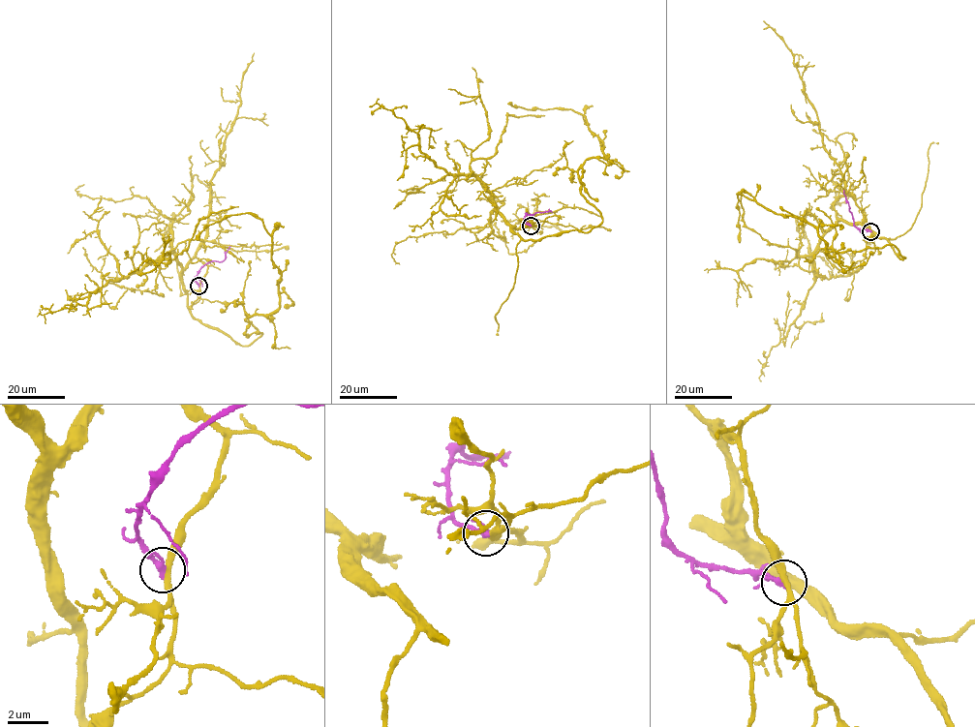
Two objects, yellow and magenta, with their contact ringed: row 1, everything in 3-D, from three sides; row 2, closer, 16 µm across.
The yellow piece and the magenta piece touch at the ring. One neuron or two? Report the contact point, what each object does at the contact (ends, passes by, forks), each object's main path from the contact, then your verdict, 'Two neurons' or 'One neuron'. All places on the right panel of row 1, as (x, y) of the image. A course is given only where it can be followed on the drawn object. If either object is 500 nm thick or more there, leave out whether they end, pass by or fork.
Place: (870, 231). At the ring yellow passes by. At the ring magenta ends. Course of yellow: (870, 230), (861, 209), (875, 235), (905, 257), (887, 245), (827, 255), (815, 227), (738, 195), (740, 242). Course of magenta: (870, 230), (855, 226), (843, 190). Two neurons

